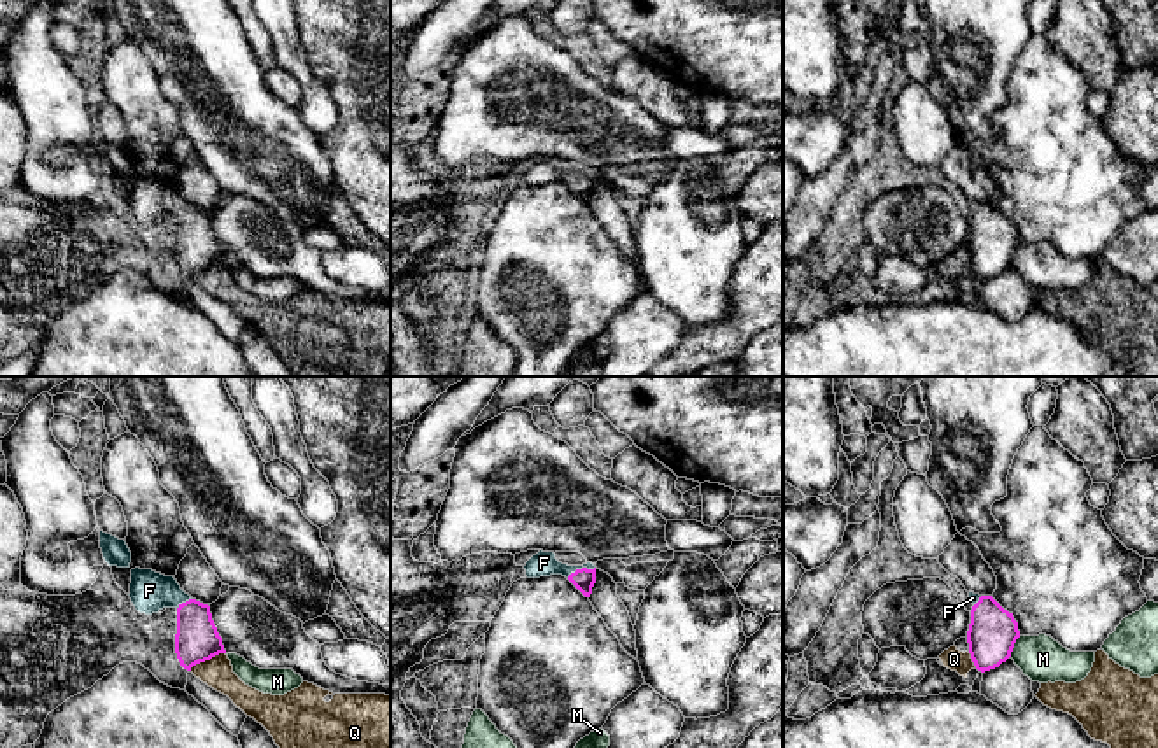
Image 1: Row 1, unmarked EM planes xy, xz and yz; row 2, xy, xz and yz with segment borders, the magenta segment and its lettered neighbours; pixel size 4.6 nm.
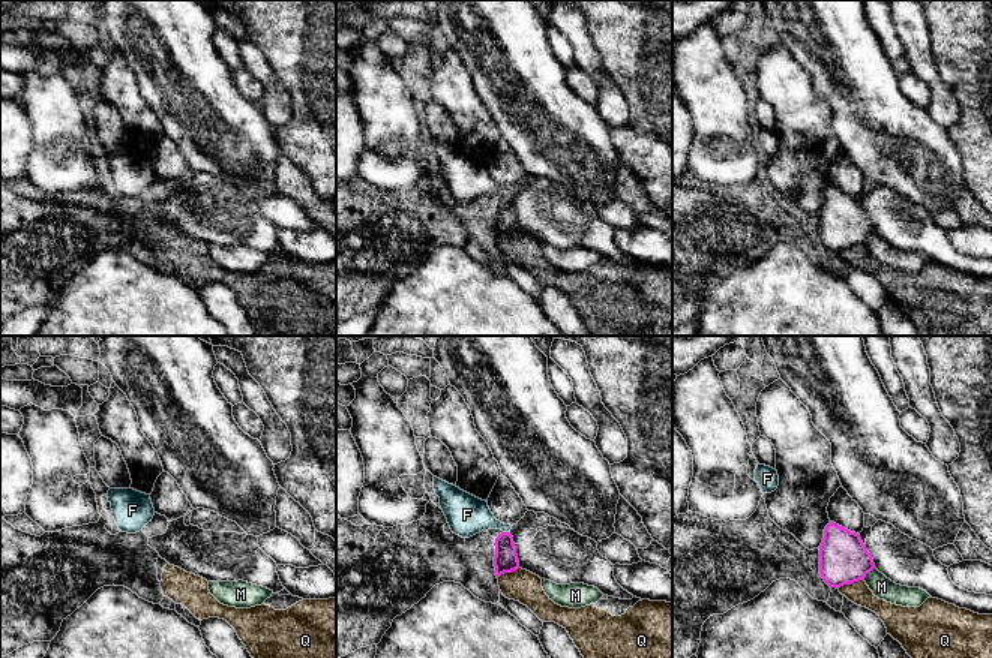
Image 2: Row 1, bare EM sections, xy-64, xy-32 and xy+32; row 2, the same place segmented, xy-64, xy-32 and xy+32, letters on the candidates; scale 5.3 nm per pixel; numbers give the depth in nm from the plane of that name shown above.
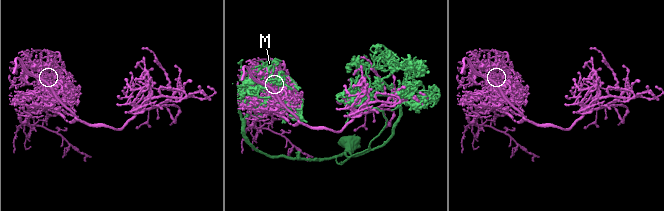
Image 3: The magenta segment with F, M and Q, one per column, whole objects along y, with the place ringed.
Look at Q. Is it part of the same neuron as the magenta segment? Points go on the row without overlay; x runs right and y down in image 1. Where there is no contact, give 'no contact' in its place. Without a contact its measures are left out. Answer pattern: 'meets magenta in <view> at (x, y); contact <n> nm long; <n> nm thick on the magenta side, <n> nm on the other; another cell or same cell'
meets magenta in xy at (207, 267); contact 190 nm long; 200 nm thick on the magenta side, 140 nm on the other; another cell

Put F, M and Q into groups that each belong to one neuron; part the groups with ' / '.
F / M / Q

